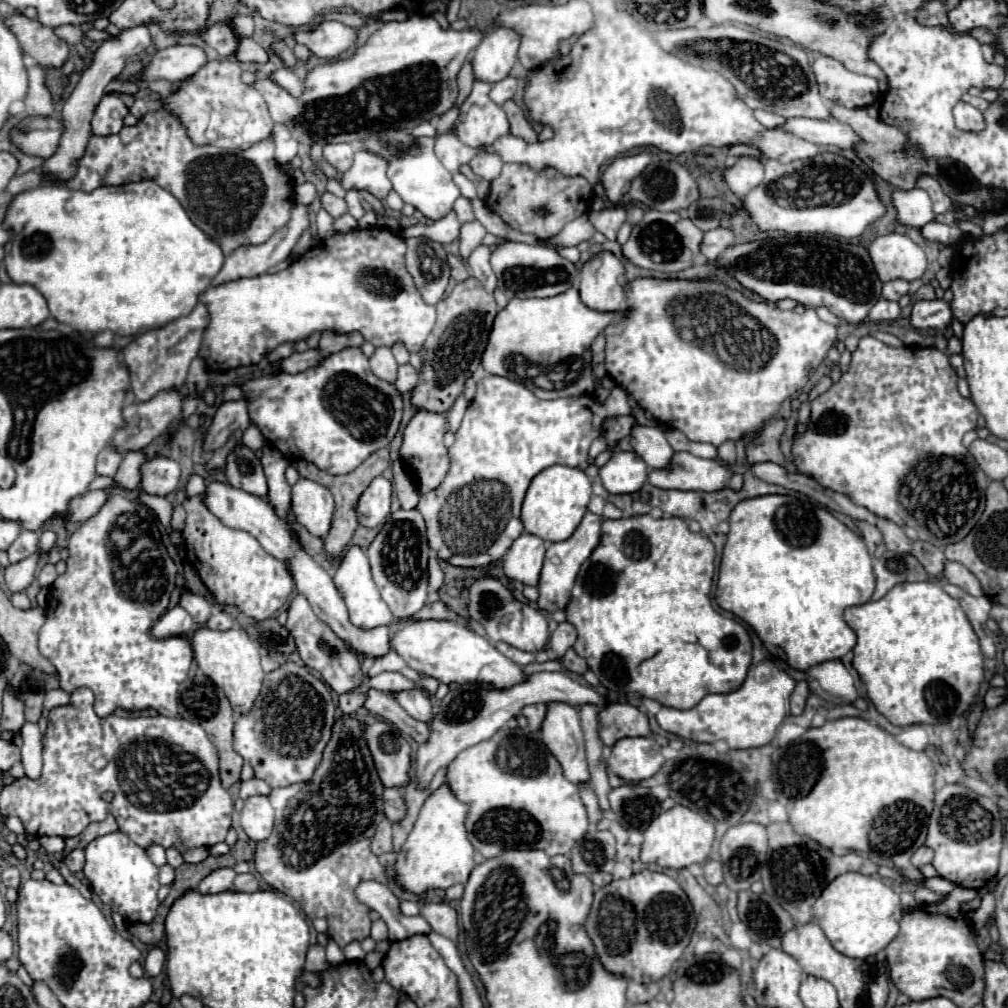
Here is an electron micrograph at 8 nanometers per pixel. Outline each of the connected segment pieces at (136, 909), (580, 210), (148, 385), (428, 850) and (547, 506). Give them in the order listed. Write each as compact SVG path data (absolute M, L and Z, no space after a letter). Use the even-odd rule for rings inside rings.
M115 831L97 837L85 847L85 867L83 873L99 899L117 911L129 923L147 923L155 917L159 899L159 877L155 863L147 857L145 849L135 845L125 833Z
M505 163L503 171L491 181L491 191L485 199L487 207L497 213L509 227L537 237L557 235L569 221L577 219L589 209L593 185L585 177L565 177L559 171L547 167L537 173L529 165Z
M197 303L197 307L187 315L179 317L159 329L151 329L143 335L137 335L125 349L123 349L123 361L131 371L131 389L137 397L137 401L149 401L159 391L169 389L183 389L189 363L197 357L203 331L209 325L209 315L203 303Z
M447 783L435 789L423 803L411 835L407 837L401 853L397 855L397 883L411 893L425 893L429 889L447 889L455 883L467 883L473 861L473 845L465 829L467 803L461 803Z
M551 465L543 469L533 477L523 501L521 521L525 525L525 531L541 537L547 545L569 539L587 511L591 493L591 483L581 469L565 465Z

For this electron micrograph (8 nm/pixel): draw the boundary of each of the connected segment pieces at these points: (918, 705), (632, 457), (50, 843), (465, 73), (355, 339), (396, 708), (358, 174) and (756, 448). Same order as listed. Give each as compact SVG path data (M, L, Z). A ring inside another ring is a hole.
M919 581L895 585L895 589L891 589L879 601L867 601L863 605L849 607L845 611L845 623L857 633L853 667L867 687L867 697L893 725L947 723L947 719L969 711L985 679L983 653L959 601L949 597L937 583Z
M615 451L611 459L599 469L603 487L609 493L635 493L647 481L647 465L633 451Z
M41 837L39 843L41 843L41 847L45 847L47 853L61 853L65 849L63 837Z
M465 63L463 67L461 67L461 71L459 71L459 75L457 75L457 83L459 83L459 101L461 99L465 99L467 95L469 95L469 91L471 91L471 83L473 83L475 79L473 79L473 73L471 73L471 67L469 67L469 63Z
M323 333L321 341L319 341L319 349L323 351L323 357L337 353L345 347L359 347L363 343L363 335L361 333Z
M369 689L363 707L367 711L371 711L373 715L381 717L383 721L395 725L405 735L413 737L419 745L425 743L429 733L431 733L427 723L421 723L421 721L415 721L413 717L409 717L405 713L405 709L389 693L383 693L383 691L377 691L377 689Z
M357 151L355 161L347 173L341 177L341 185L345 191L367 191L377 199L385 199L391 191L391 181L385 177L387 161L381 155L369 151Z
M769 421L761 433L751 439L745 447L747 451L747 461L749 463L763 463L763 461L773 461L779 465L785 465L785 457L779 449L779 439L781 433L785 431L785 421Z

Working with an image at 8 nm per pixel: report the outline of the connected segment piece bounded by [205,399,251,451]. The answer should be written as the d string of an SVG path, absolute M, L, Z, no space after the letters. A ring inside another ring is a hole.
M245 399L221 403L221 407L213 417L211 427L207 429L207 437L205 437L207 451L219 449L231 437L233 431L245 431L249 425L251 423L249 423Z

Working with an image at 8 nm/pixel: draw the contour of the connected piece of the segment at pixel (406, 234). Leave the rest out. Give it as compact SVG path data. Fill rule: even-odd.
M451 211L447 213L447 217L439 219L439 221L433 221L429 227L419 227L413 225L413 227L407 227L401 231L401 237L403 239L411 239L411 237L427 237L427 239L433 239L433 241L439 241L439 243L451 243L459 237L459 219L457 215Z

